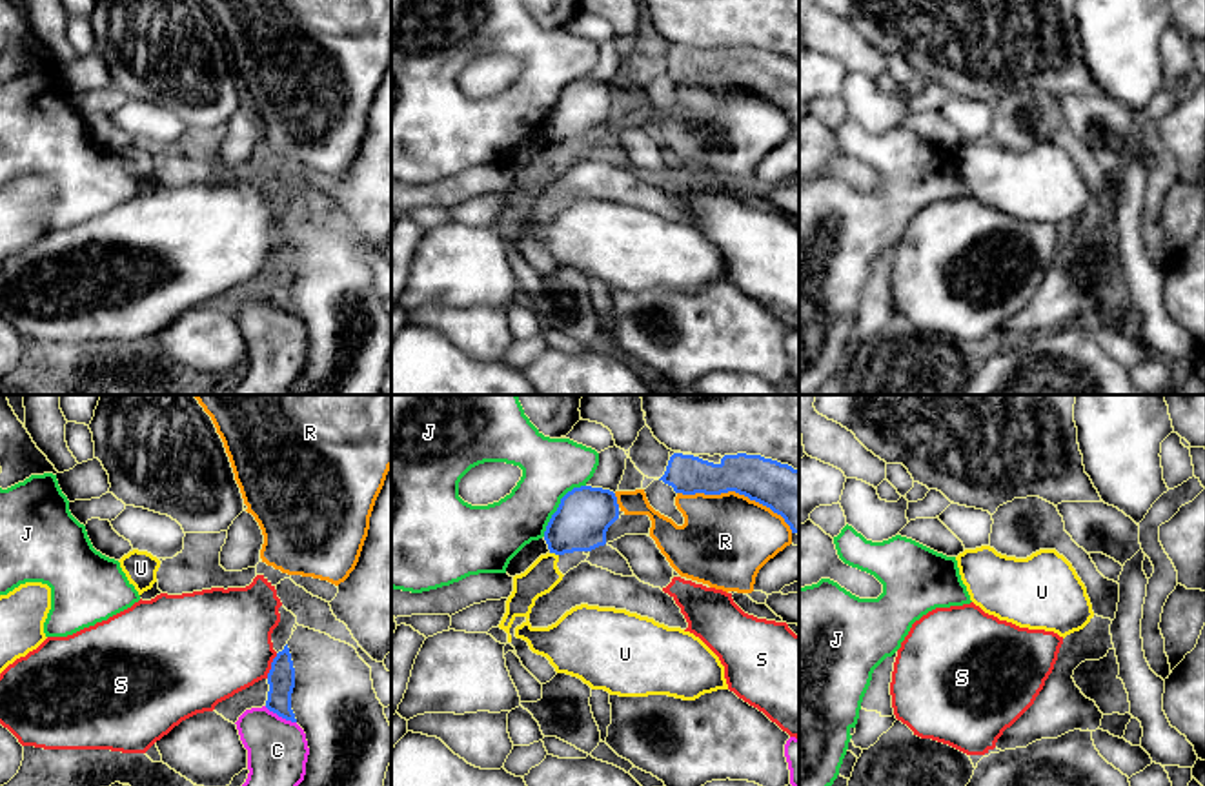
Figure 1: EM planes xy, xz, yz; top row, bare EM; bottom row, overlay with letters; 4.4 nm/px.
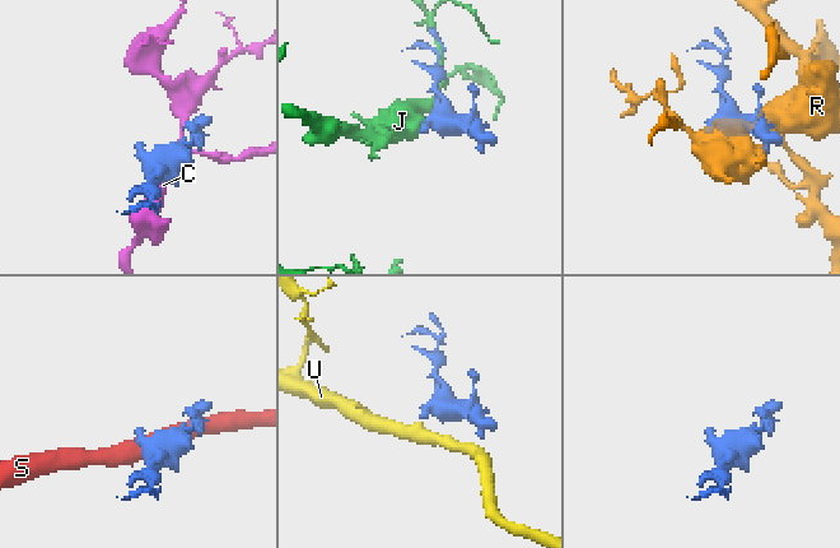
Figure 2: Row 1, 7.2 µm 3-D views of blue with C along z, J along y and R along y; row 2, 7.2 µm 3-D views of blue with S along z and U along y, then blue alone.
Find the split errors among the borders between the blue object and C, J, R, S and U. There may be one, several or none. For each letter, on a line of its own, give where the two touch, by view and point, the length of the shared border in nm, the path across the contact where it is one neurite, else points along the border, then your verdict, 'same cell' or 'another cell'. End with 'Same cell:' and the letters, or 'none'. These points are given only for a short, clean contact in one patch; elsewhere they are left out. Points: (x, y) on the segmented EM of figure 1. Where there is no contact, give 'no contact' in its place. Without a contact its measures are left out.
C: meets blue in xy at (281, 715); contact 160 nm long; another cell
J: meets blue in xz at (559, 506); contact 300 nm long; another cell
R: meets blue in xz at (738, 492); contact 550 nm long; another cell
S: meets blue in xy at (272, 666); contact 120 nm long; another cell
U: meets blue in xz at (554, 552); contact 40 nm long; border along xz (550, 552), (557, 555); another cell
Same cell: none

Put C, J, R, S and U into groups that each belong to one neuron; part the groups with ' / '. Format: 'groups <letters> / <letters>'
groups C / J / R / S / U

